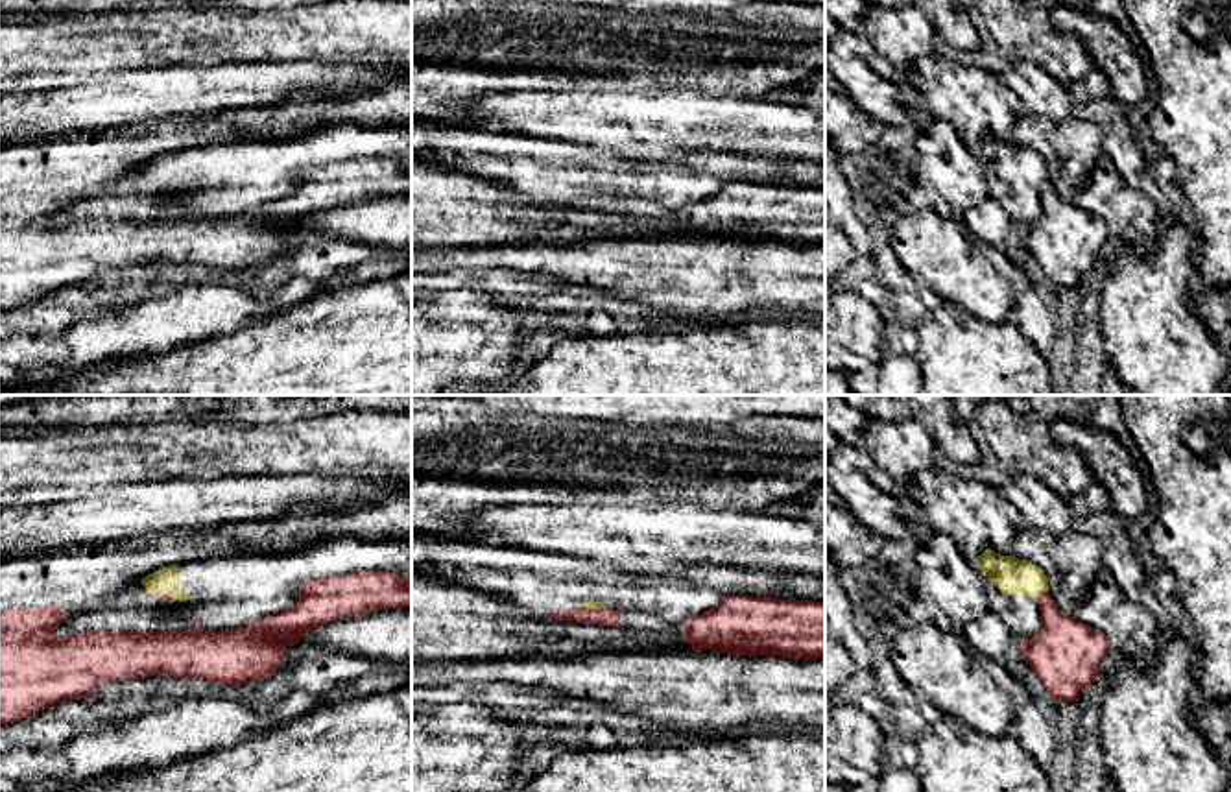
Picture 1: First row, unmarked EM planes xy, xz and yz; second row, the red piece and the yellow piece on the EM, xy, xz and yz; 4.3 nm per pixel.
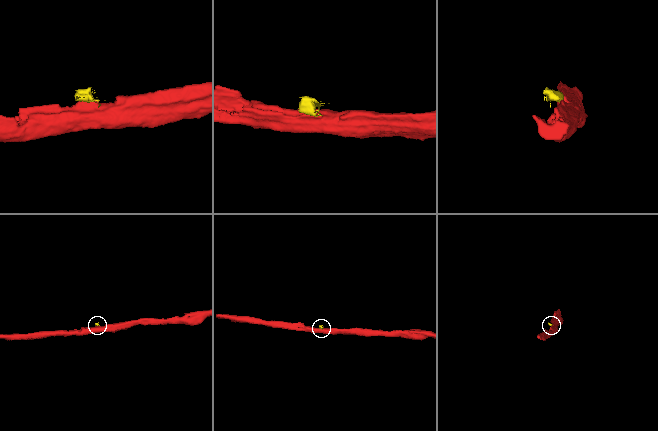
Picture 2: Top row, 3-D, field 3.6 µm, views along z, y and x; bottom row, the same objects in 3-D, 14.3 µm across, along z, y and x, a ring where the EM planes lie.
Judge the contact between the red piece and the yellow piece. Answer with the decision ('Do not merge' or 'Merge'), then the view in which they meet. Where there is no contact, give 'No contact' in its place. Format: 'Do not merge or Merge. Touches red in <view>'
Do not merge. Touches red in yz

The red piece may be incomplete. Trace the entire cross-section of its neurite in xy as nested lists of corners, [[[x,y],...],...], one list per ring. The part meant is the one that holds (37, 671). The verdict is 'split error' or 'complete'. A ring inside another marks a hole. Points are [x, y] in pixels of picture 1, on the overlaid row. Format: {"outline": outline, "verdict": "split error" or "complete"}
{"outline": [[[369,570],[306,582],[299,587],[299,602],[293,607],[227,631],[85,631],[57,639],[54,630],[63,622],[63,607],[6,609],[0,613],[0,726],[66,700],[90,696],[100,683],[120,679],[168,676],[212,681],[220,687],[258,683],[284,665],[284,650],[301,642],[306,631],[345,617],[400,607],[412,607],[412,578]]], "verdict": "complete"}

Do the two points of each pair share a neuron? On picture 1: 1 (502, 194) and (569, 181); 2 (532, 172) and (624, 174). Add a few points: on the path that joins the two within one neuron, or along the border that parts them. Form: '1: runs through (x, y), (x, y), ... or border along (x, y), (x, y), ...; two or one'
1: border along (475, 174), (515, 191); two
2: runs through (554, 172), (602, 174); one

